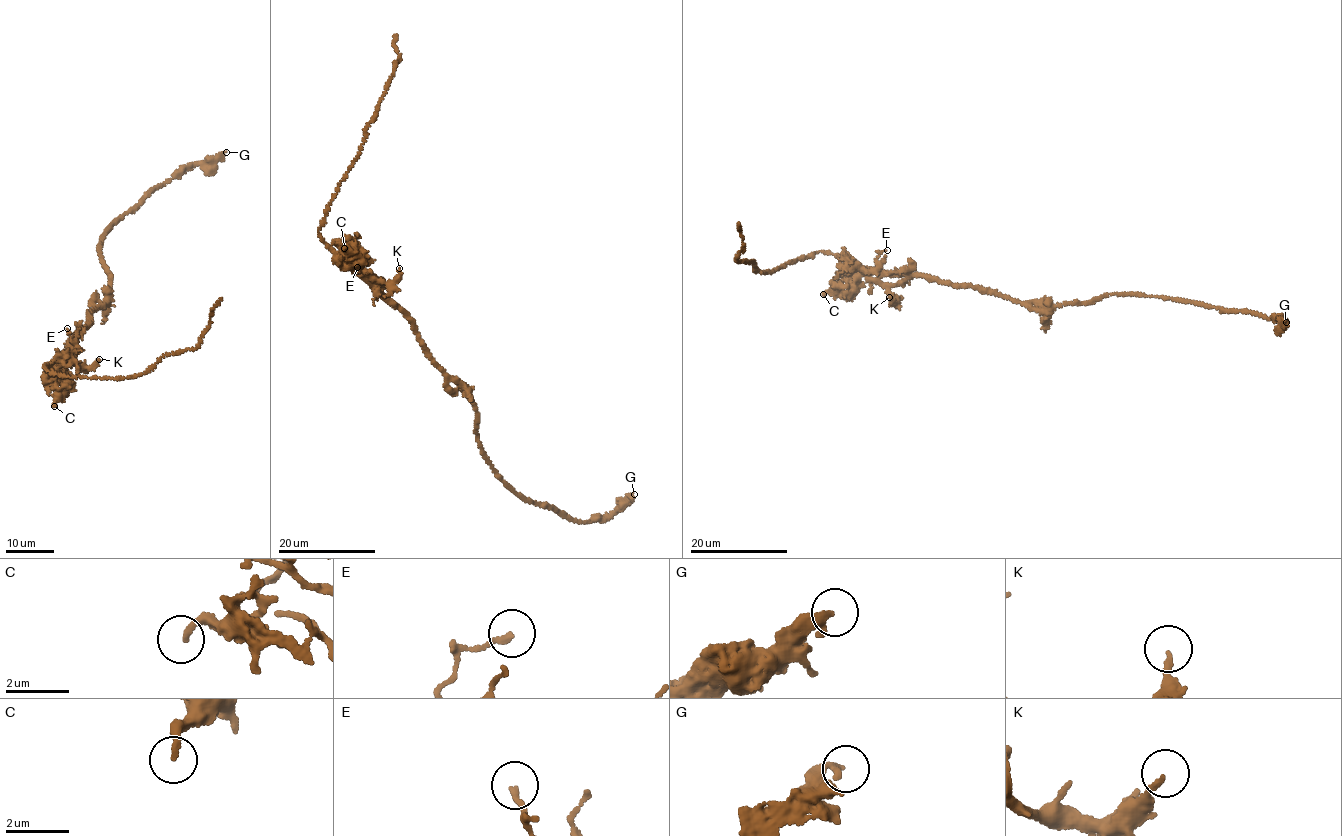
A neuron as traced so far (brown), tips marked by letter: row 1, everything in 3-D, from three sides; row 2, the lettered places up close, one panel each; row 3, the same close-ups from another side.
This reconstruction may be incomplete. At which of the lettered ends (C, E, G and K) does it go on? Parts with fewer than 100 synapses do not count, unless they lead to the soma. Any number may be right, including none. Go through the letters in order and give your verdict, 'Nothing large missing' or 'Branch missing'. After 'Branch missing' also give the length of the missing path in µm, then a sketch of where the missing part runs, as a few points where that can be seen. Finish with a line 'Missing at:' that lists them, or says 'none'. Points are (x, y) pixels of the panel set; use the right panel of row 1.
C: Nothing large missing
E: Nothing large missing
G: Nothing large missing
K: Nothing large missing
Missing at: none

